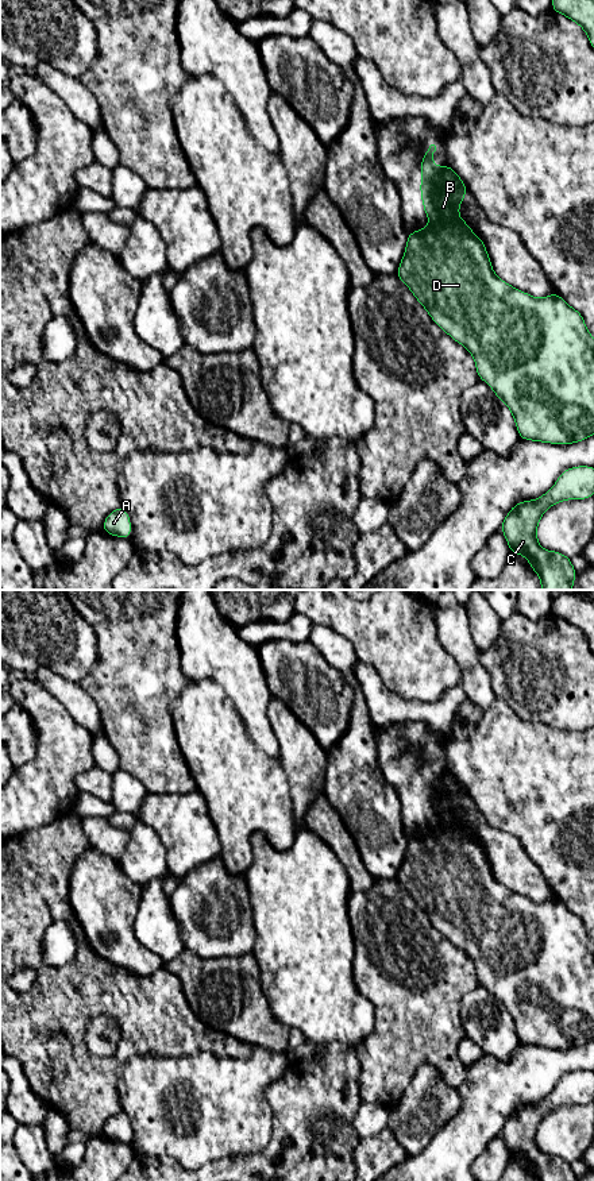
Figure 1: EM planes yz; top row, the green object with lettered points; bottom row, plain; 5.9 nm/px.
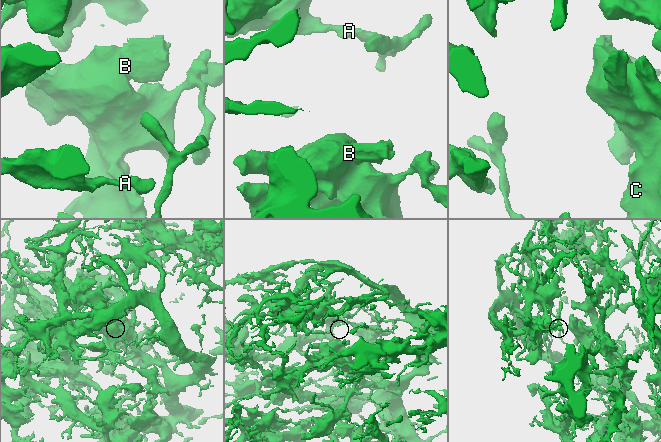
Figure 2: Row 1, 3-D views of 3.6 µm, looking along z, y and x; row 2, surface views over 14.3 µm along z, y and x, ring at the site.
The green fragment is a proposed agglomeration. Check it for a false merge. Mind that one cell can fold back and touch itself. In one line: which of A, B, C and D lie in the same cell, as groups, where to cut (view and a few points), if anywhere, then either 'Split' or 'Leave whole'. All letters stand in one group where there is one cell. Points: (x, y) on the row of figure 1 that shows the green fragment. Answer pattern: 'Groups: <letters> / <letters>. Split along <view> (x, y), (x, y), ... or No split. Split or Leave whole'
Groups: A C D / B. Split along yz (434, 180), (442, 189), (465, 189). Split

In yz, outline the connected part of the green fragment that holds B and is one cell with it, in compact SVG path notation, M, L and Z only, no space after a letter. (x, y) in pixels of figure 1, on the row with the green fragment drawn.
M431 144L424 151L424 159L420 162L421 167L421 201L429 224L435 225L446 220L454 220L459 216L459 205L466 198L464 188L448 188L441 190L435 180L444 171L446 166L435 166L433 153L436 146Z

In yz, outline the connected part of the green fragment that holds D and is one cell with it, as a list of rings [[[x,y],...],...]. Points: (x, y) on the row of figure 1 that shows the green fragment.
[[[459,216],[408,234],[405,254],[396,275],[410,289],[431,319],[456,343],[468,350],[475,360],[479,379],[485,381],[498,400],[506,404],[512,412],[520,439],[549,444],[574,444],[594,435],[594,337],[589,333],[583,316],[571,308],[556,292],[544,298],[536,298],[498,278],[491,267],[485,243]]]

